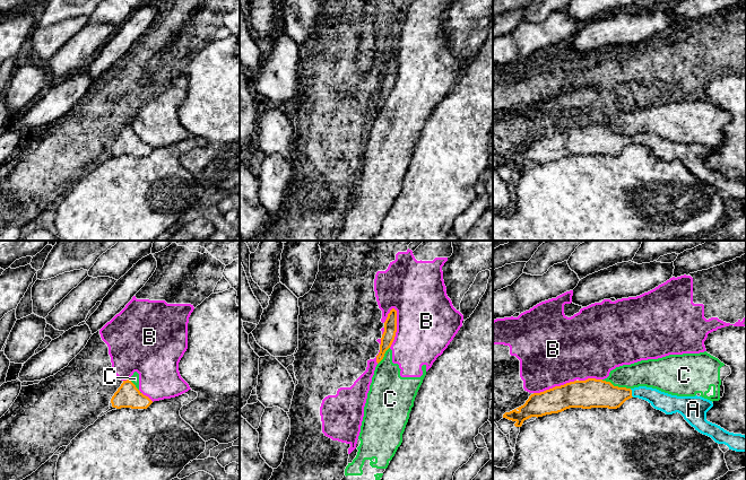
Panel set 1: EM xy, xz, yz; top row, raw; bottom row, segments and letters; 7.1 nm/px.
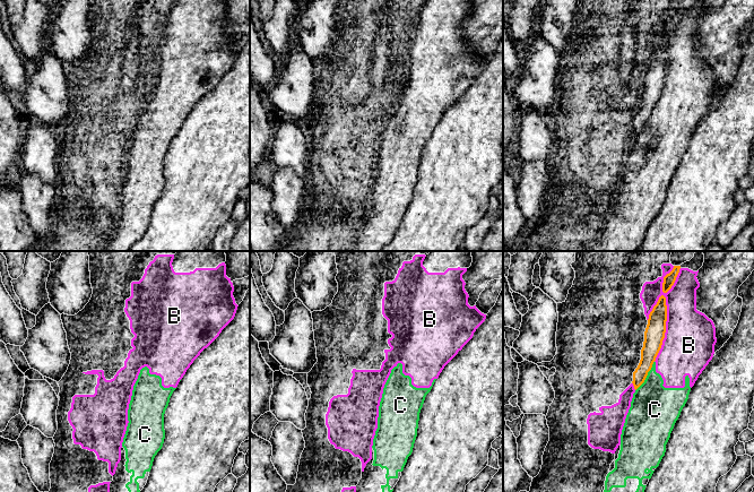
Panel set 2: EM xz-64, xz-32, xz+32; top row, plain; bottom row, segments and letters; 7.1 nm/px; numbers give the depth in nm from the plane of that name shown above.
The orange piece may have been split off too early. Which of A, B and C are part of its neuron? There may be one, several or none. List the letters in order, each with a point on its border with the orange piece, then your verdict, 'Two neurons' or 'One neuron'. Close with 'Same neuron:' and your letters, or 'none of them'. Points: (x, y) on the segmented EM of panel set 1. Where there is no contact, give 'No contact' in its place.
A: Touches orange at yz (631, 393). One neuron
B: Touches orange at xz (396, 328). Two neurons
C: Touches orange at yz (616, 386). Two neurons
Same neuron: A

